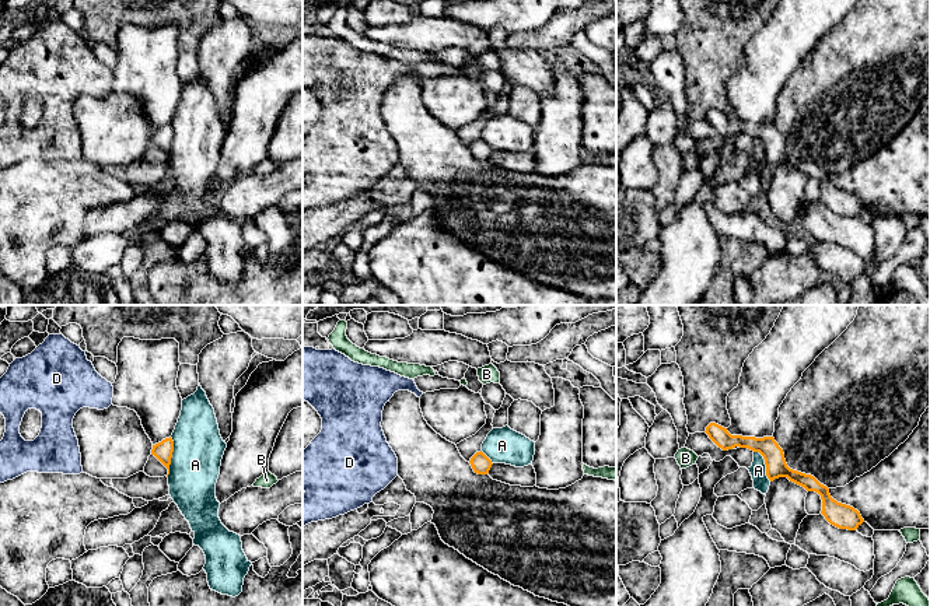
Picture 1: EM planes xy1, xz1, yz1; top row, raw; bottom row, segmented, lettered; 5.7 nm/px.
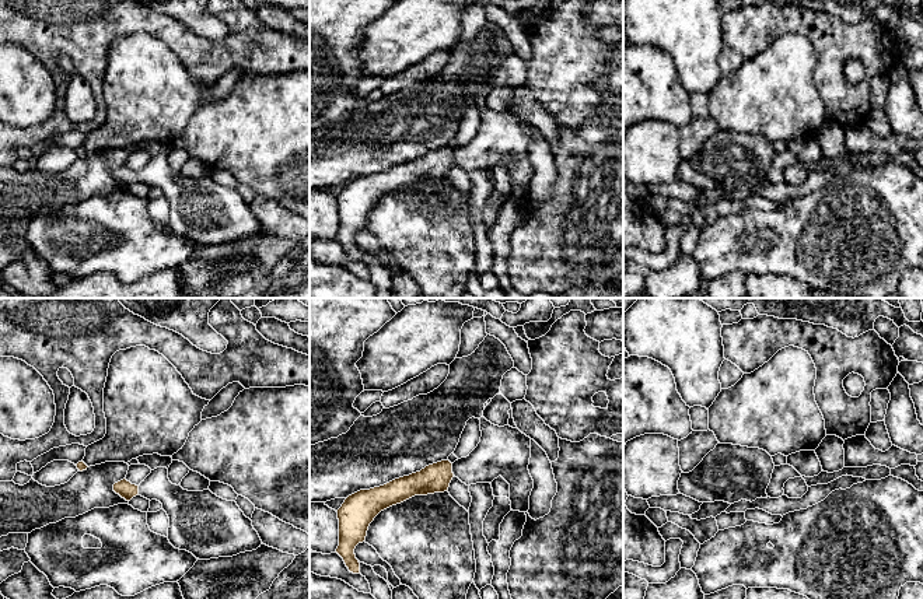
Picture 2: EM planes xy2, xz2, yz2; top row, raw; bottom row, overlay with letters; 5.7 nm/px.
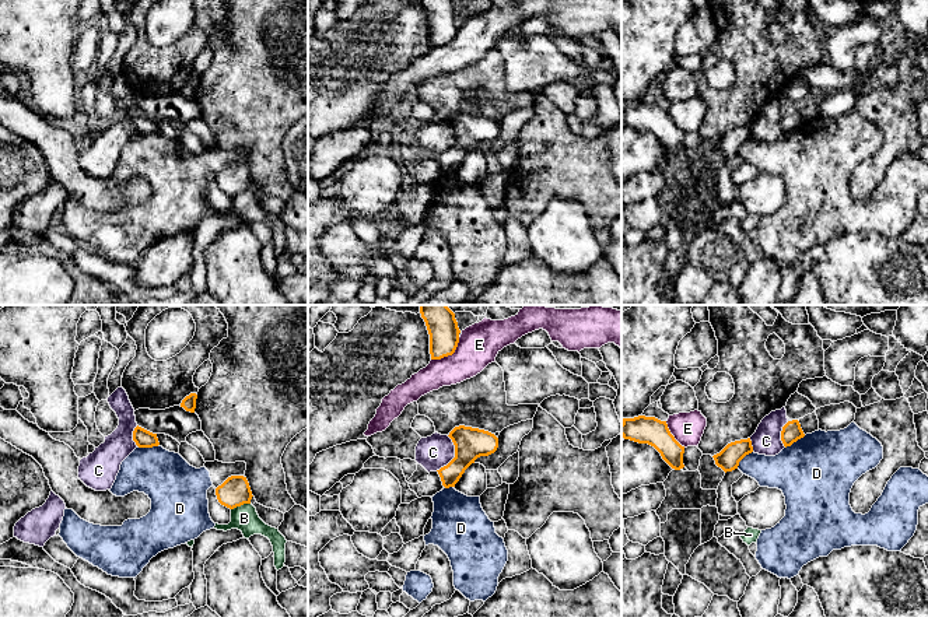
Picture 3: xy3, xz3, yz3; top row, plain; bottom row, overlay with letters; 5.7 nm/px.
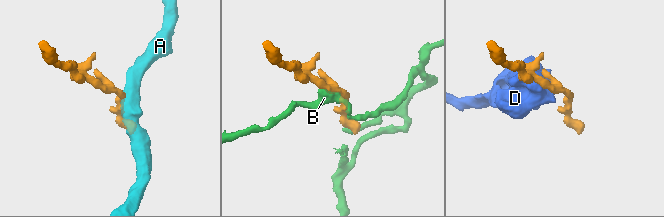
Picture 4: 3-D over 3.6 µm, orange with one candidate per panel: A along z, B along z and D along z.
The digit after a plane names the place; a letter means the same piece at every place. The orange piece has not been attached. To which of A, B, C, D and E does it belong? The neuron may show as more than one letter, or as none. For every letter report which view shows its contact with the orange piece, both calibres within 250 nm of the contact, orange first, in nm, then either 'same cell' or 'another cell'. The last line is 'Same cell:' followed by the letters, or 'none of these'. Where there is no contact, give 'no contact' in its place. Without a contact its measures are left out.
A: contact in xy1; calibres 110 and 280 nm; another cell
B: contact in xy3; calibres 170 and 150 nm; another cell
C: contact in xz3; calibres 180 and 190 nm; another cell
D: contact in xy3; calibres 110 and 300 nm; another cell
E: contact in xz3; calibres 180 and 240 nm; another cell
Same cell: none of these

